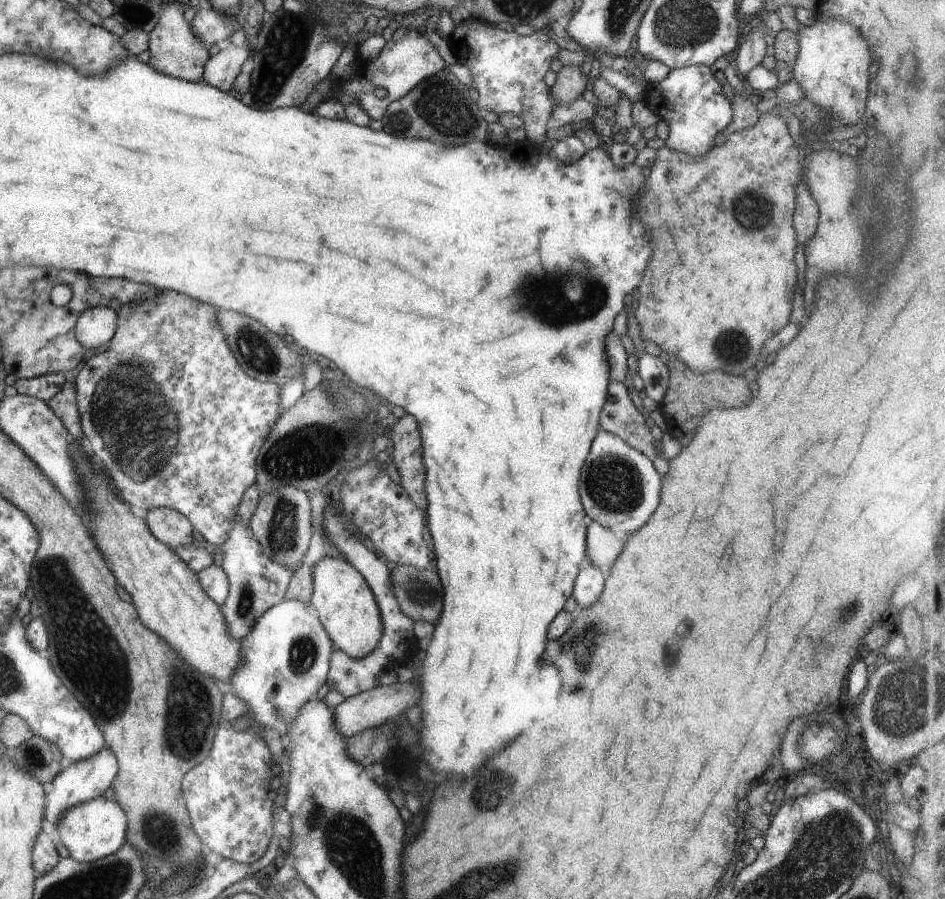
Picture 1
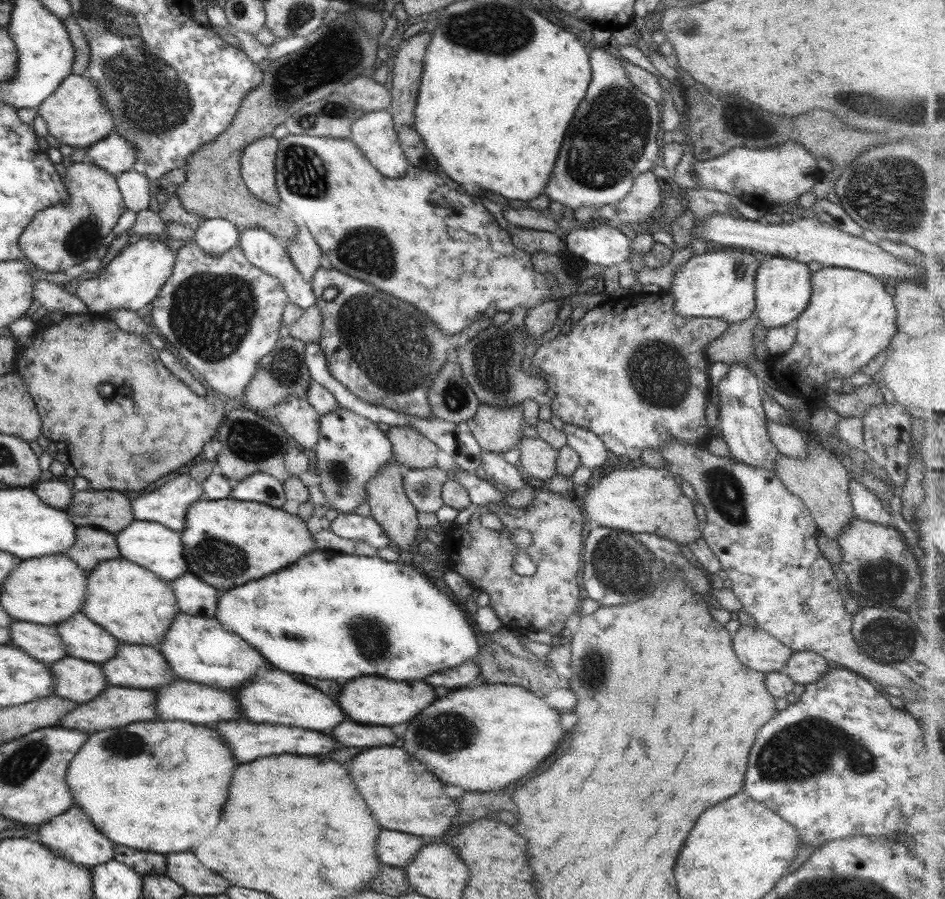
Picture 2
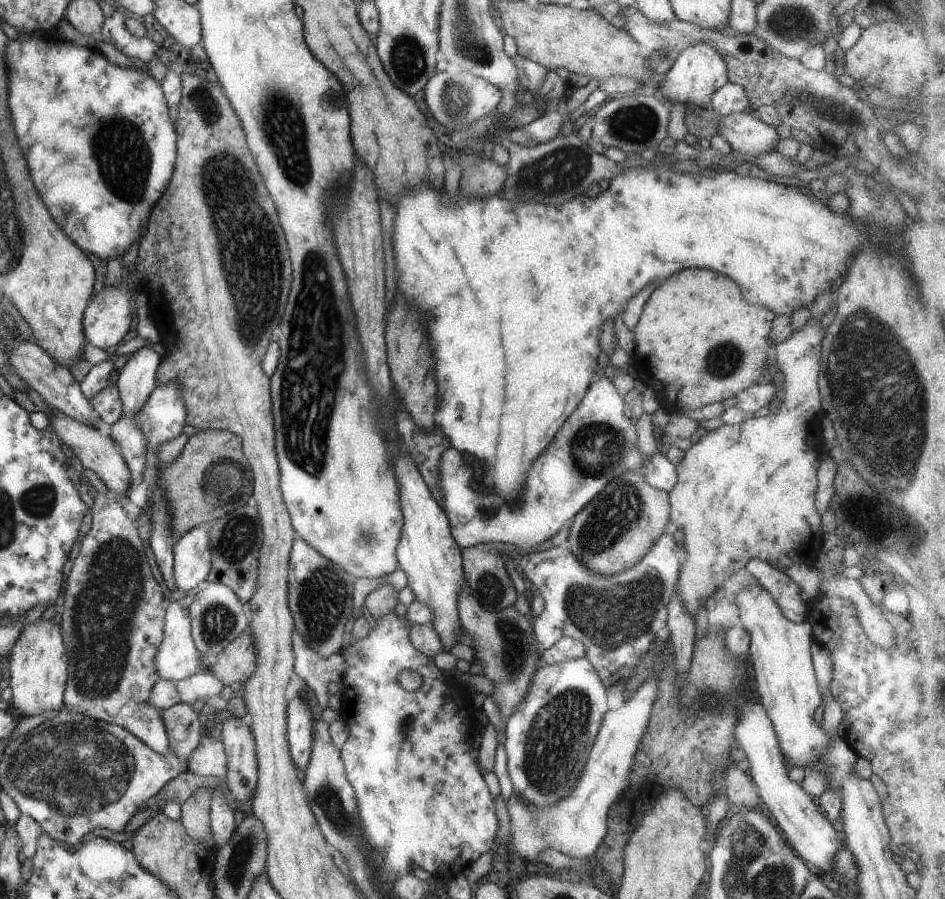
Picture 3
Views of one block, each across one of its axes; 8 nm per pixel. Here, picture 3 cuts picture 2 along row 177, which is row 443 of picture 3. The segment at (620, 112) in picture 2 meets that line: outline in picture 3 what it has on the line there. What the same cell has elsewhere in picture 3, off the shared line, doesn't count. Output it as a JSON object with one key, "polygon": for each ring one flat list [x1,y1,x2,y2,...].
{"polygon":[[606,377,593,380,582,403,560,428,544,454,532,464,524,493,516,503,478,494,472,487,472,469,454,448,442,452,438,462,438,483,443,510,461,549,493,542,513,544,521,549,536,547,561,530,568,520,596,497,606,484,625,473,637,471,650,486,668,493,677,484,676,465,660,452,647,457,637,448,639,434,635,418,624,416,625,401]]}

